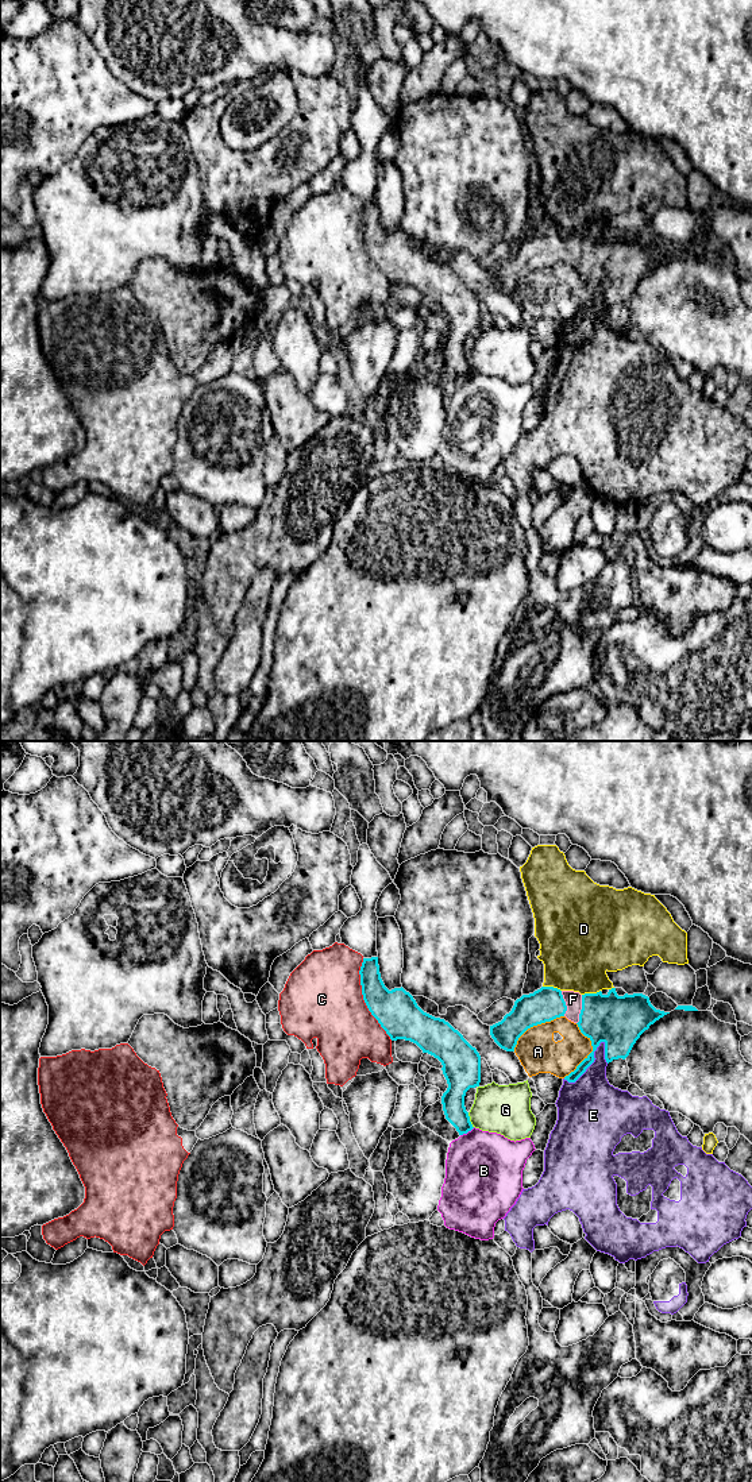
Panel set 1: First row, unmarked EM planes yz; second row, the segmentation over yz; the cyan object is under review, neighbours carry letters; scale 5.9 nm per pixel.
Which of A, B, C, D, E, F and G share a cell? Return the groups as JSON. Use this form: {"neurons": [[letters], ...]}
{"neurons": [["A", "D"], ["B"], ["C"], ["E"], ["F"], ["G"]]}

